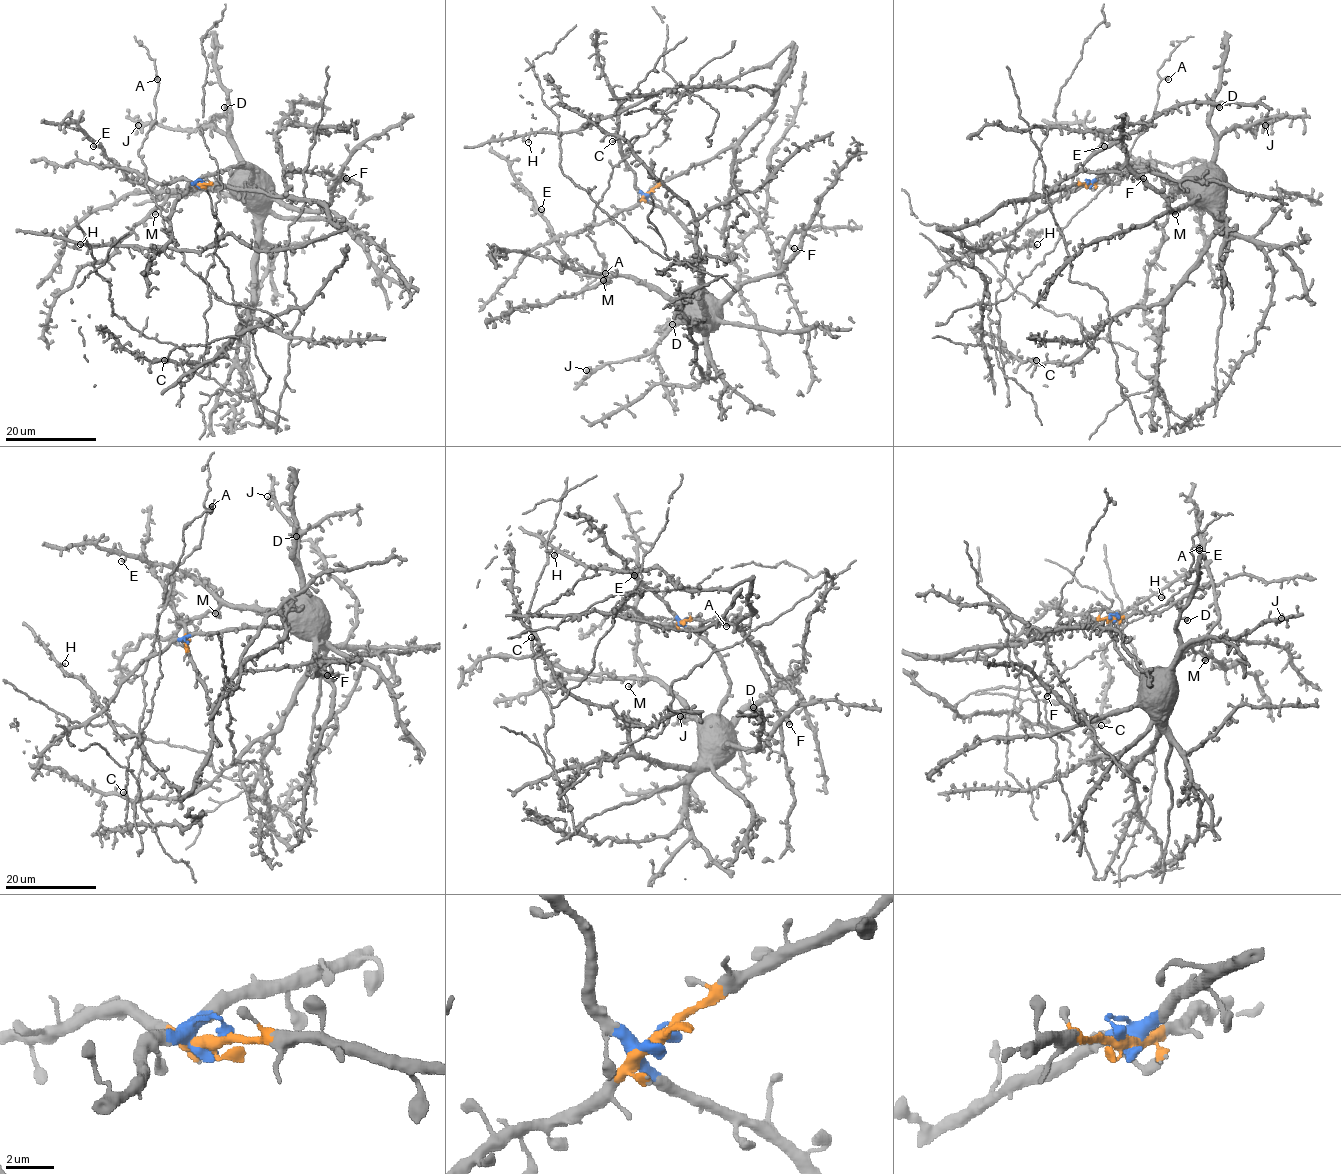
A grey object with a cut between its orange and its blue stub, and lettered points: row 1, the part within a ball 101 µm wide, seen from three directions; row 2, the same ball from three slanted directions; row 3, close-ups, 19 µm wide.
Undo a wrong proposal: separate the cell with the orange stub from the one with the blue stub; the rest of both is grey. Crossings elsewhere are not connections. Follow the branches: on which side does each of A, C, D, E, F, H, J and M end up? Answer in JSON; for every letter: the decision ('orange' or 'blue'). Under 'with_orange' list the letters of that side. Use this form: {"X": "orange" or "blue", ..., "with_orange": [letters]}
{"A": "orange", "C": "blue", "D": "blue", "E": "blue", "F": "blue", "H": "orange", "J": "blue", "M": "blue", "with_orange": ["A", "H"]}

